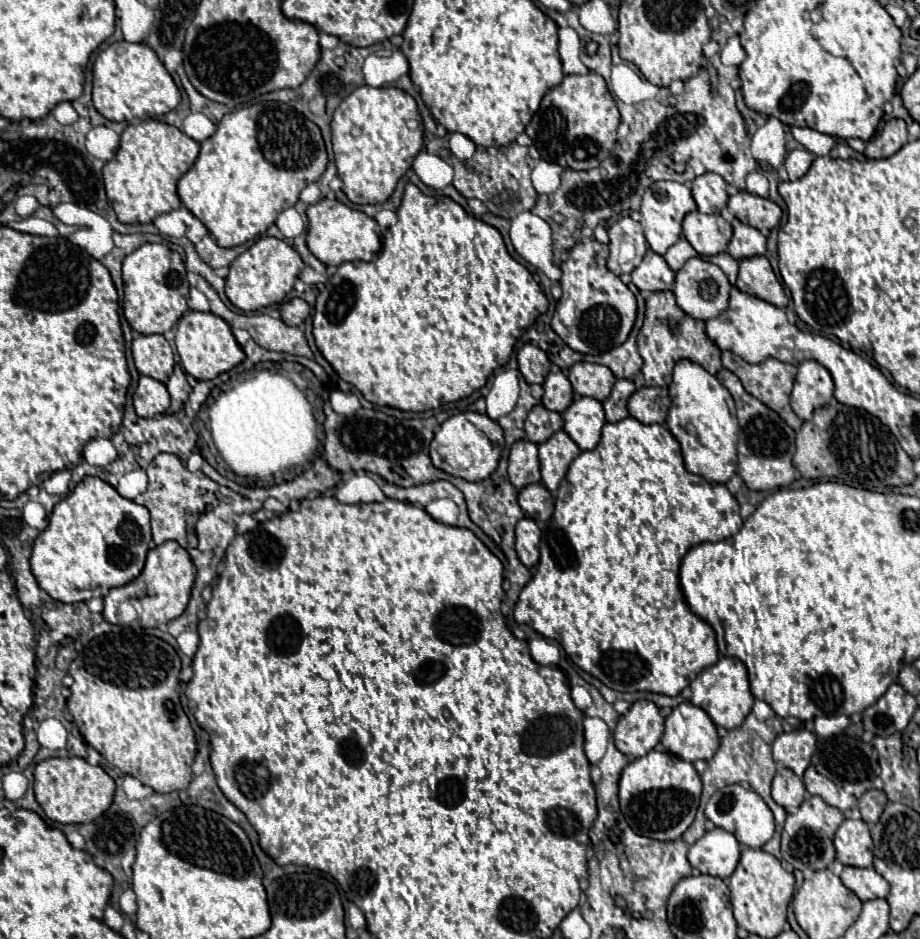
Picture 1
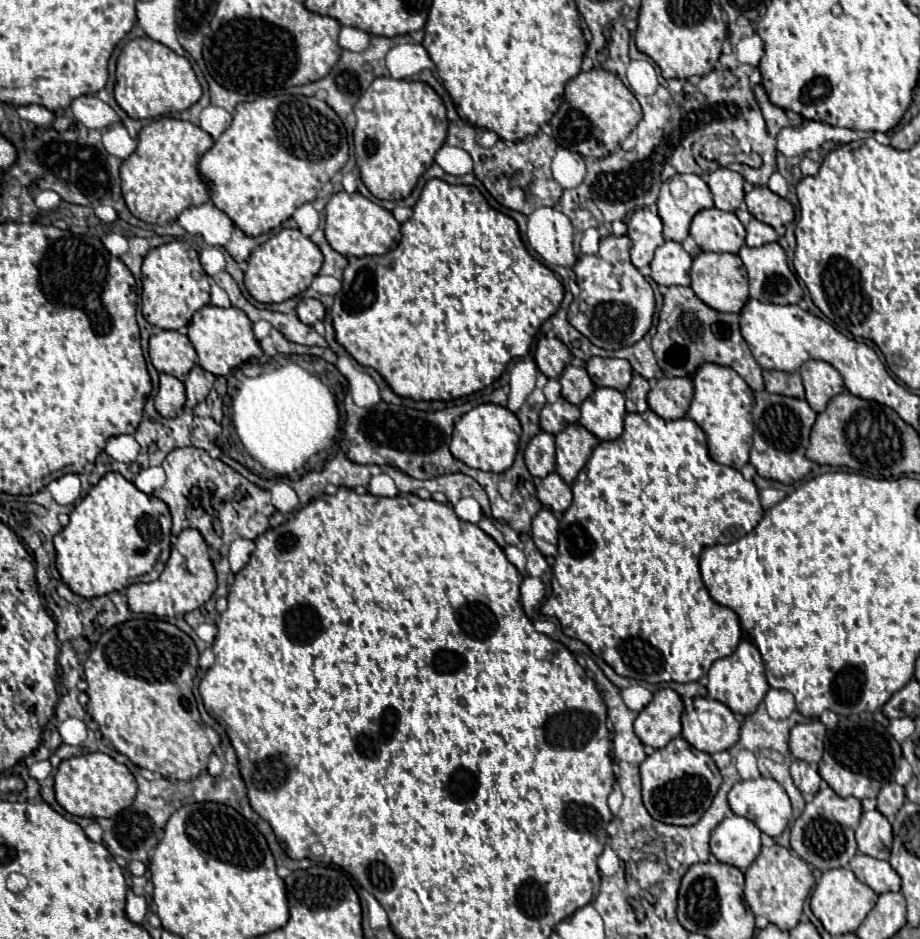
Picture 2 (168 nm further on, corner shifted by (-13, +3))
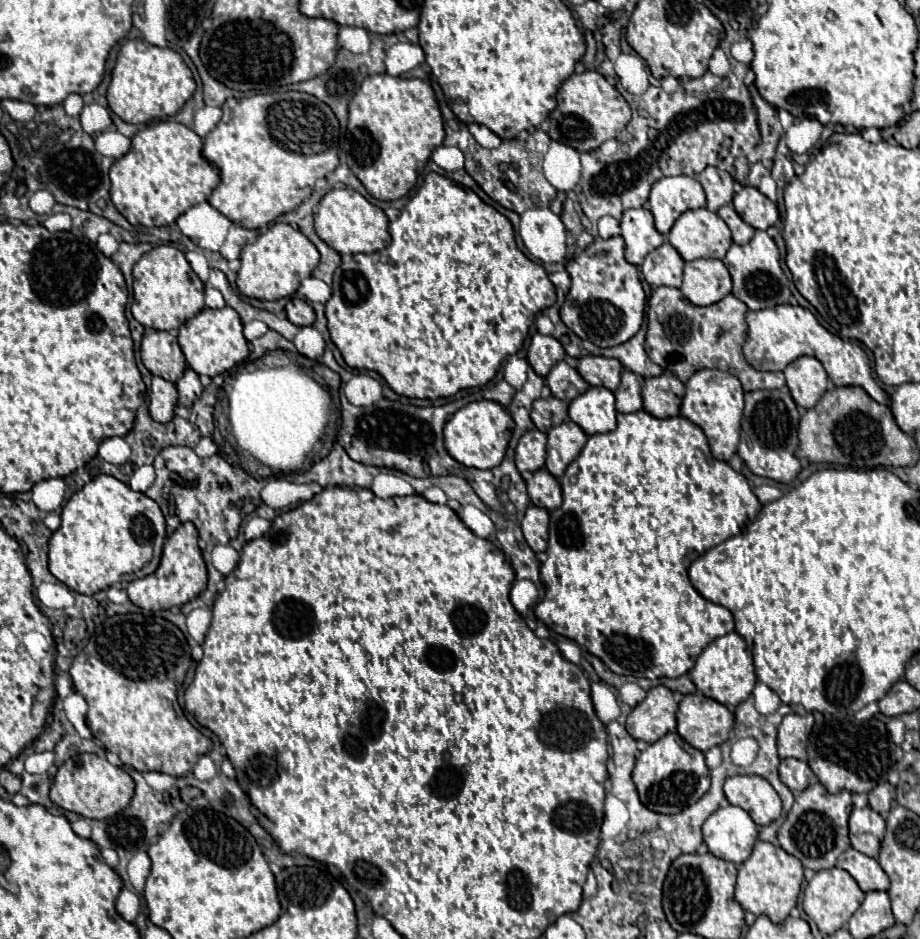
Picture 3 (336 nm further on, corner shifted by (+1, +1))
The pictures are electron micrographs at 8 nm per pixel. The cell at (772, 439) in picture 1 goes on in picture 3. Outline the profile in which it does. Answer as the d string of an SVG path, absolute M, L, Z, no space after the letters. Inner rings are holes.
M752 390L744 394L744 418L740 432L738 456L746 462L746 466L758 474L776 482L792 482L800 472L800 460L794 456L798 448L798 406L792 402L788 390Z

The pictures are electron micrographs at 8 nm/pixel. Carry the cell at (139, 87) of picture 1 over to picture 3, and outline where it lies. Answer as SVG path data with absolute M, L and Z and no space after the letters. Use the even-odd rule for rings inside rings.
M126 40L118 52L108 88L108 104L116 116L130 124L144 124L176 116L178 110L192 98L196 82L182 56L172 48L158 48L146 40Z

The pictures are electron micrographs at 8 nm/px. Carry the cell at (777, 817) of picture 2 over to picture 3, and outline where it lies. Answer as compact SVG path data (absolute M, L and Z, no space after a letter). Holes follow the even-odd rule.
M732 776L724 784L724 794L730 804L744 808L760 826L780 816L780 796L762 776Z

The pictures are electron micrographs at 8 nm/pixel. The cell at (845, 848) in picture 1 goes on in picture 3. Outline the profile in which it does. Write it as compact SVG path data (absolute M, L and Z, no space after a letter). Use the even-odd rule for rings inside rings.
M853 794L848 828L852 848L870 858L878 858L880 842L886 832L886 820L870 808L868 794Z

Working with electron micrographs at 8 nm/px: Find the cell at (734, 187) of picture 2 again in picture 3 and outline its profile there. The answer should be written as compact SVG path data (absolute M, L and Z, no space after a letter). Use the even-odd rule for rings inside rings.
M708 166L700 174L696 174L696 180L702 184L702 188L706 192L706 200L708 200L706 208L710 212L716 212L720 206L732 204L734 178L726 170Z

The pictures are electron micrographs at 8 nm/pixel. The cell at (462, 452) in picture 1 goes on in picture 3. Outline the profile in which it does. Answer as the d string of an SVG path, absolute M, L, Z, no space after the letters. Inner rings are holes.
M480 400L480 402L470 402L464 408L460 408L444 426L444 444L448 454L458 460L464 466L470 468L480 468L488 470L494 468L502 462L508 442L512 438L514 422L508 410L494 402L494 400Z

